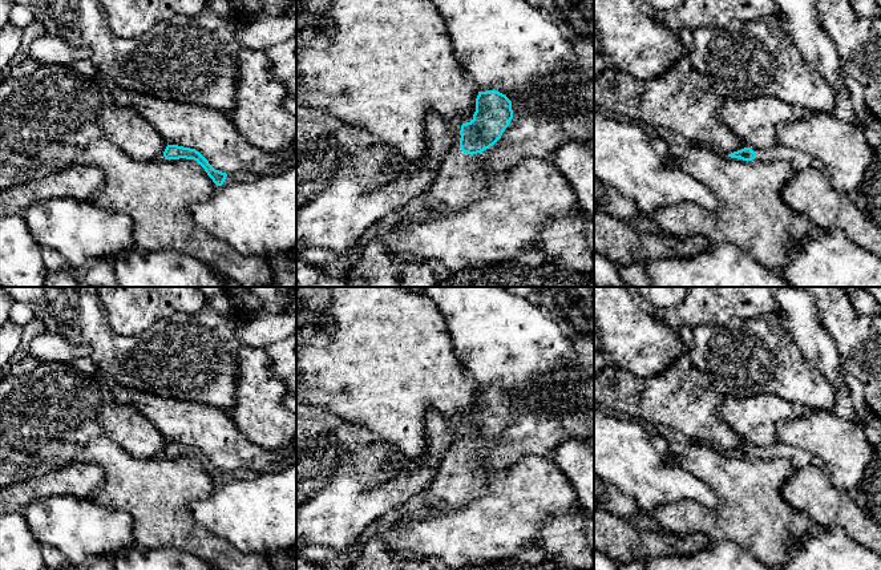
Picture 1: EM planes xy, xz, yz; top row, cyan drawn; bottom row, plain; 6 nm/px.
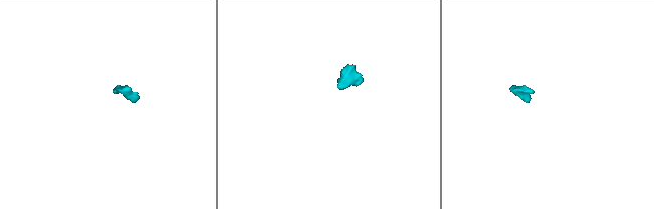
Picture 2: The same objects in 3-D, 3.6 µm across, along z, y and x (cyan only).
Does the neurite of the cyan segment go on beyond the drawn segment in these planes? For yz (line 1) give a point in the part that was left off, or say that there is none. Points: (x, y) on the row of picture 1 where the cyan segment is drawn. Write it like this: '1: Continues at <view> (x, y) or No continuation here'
1: Continues at yz (799, 160)

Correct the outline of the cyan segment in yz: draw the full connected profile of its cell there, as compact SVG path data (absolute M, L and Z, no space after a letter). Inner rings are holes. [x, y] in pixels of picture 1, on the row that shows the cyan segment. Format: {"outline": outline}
{"outline": "M777 143L769 153L765 151L756 153L751 147L744 147L741 150L731 153L728 157L740 158L743 161L752 161L755 158L761 158L761 159L771 158L773 161L787 162L793 169L793 171L815 167L825 173L824 165L816 157L801 150L783 146L780 143Z"}

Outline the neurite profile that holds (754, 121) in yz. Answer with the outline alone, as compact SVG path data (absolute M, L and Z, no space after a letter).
M761 96L741 101L724 100L718 112L718 118L740 138L745 147L751 147L756 153L769 153L779 143L776 126L780 122L804 120L811 114L813 113L799 105L791 105L769 96Z

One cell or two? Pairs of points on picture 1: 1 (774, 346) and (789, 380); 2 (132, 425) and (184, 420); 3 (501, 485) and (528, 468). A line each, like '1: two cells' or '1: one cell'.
1: one cell
2: two cells
3: one cell

